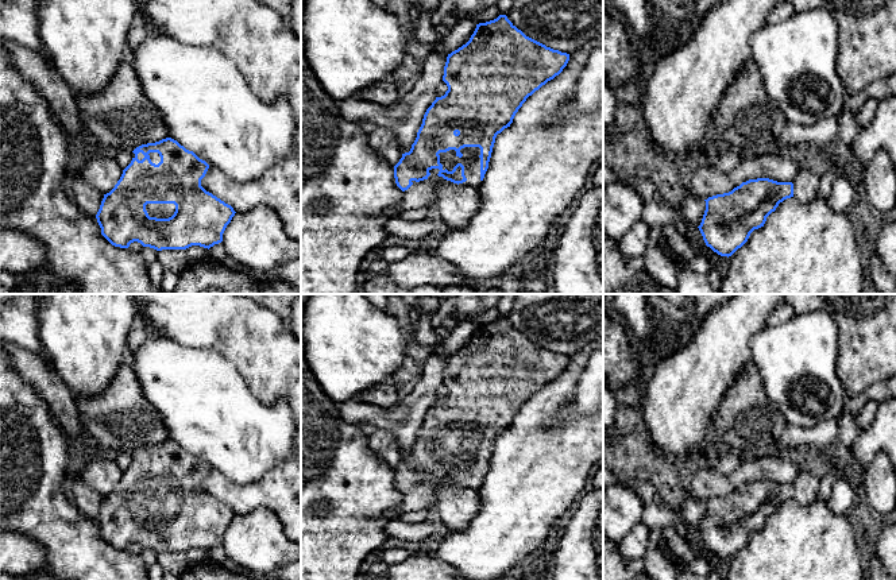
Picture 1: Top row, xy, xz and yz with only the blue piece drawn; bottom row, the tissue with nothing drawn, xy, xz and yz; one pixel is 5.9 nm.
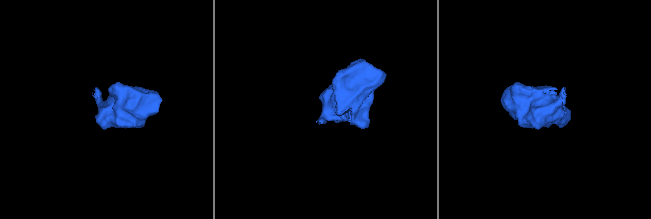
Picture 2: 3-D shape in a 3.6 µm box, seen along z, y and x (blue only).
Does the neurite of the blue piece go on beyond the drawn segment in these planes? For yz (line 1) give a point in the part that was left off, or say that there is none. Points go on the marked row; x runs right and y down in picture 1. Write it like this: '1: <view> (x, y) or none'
1: yz (806, 185)

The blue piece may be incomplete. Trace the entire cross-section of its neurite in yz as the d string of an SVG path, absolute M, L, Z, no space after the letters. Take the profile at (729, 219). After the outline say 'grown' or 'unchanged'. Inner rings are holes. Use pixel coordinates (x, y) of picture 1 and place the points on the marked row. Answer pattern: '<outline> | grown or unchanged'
M806 162L792 182L757 178L742 182L729 193L708 197L698 227L707 247L721 256L731 256L754 229L787 198L806 204L818 196L822 169Z | grown

